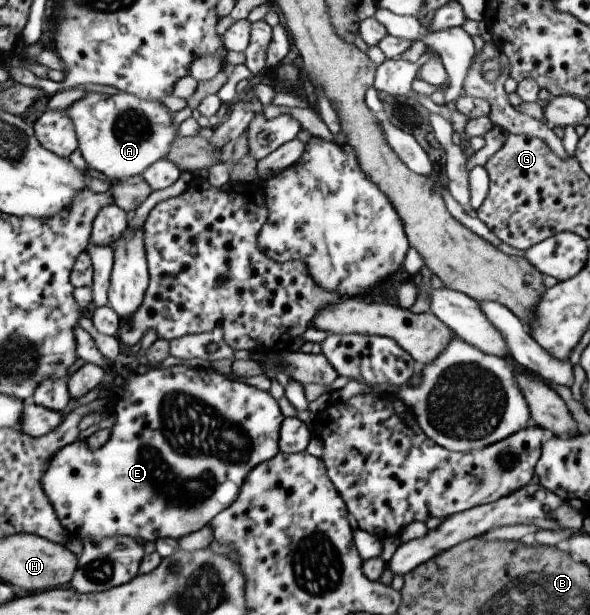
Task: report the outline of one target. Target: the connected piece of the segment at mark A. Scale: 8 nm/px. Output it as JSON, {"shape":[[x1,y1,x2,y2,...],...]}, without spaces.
{"shape":[[123,91,111,96,90,92,74,101,64,113,70,119,86,169,102,173,107,181,124,181,141,175,146,167,168,153,177,137,170,115,173,107,171,102,144,101]]}

